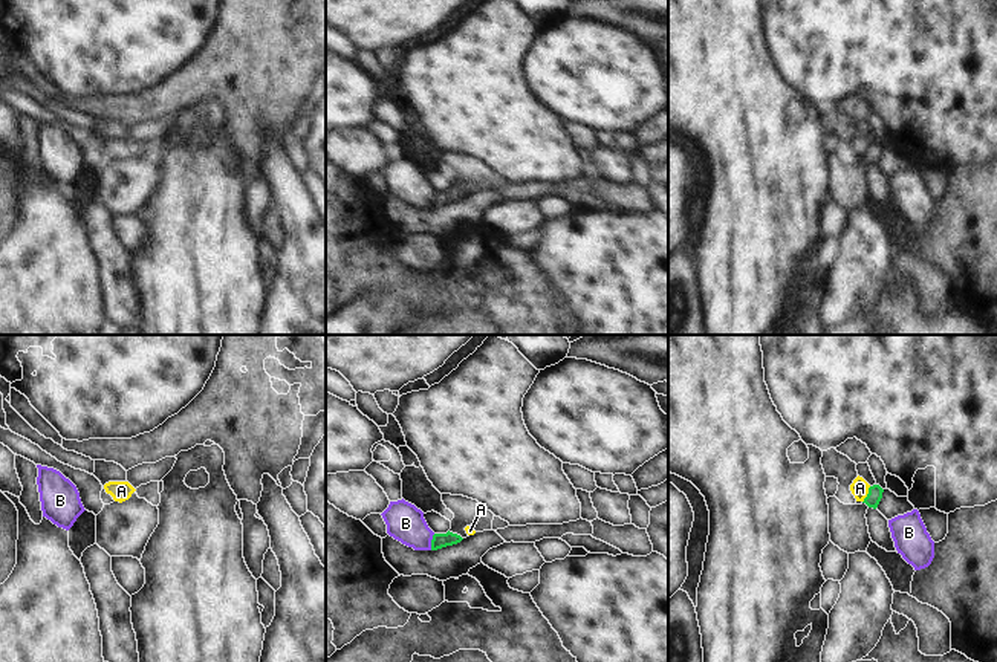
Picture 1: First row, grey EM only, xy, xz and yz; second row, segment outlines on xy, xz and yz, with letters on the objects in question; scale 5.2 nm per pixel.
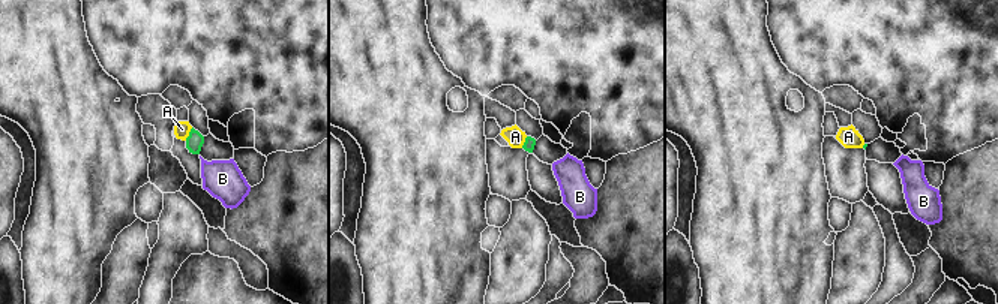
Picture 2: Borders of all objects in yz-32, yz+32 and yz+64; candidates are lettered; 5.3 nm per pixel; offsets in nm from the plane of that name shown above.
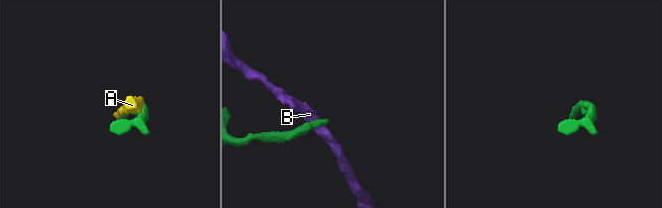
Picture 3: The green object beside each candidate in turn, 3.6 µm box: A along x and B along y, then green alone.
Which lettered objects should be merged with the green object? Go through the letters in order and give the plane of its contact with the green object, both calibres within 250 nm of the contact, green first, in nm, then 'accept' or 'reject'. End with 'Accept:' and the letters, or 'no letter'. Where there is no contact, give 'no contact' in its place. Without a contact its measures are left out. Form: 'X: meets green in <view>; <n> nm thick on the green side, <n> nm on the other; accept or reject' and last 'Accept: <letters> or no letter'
A: meets green in yz; 80 nm thick on the green side, 100 nm on the other; reject
B: meets green in xz; 80 nm thick on the green side, 200 nm on the other; reject
Accept: no letter

